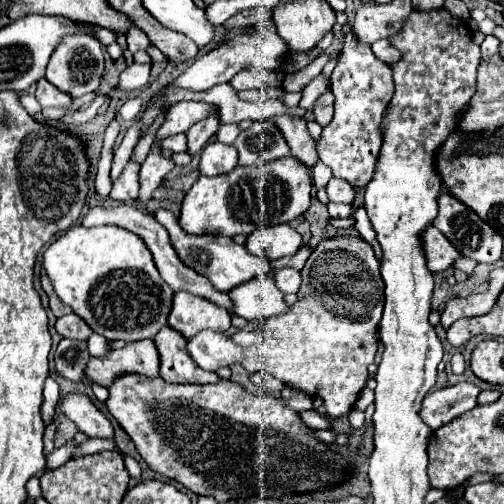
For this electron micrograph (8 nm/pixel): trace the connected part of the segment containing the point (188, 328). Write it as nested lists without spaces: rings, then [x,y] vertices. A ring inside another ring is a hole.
[[[174,292],[172,312],[168,324],[182,332],[186,338],[192,338],[200,330],[226,332],[230,328],[230,314],[226,308],[212,304],[202,296],[188,292]]]

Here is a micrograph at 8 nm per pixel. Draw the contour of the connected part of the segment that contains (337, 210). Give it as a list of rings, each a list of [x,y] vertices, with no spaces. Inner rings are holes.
[[[328,204],[328,212],[332,218],[348,218],[352,214],[352,206],[350,204]]]

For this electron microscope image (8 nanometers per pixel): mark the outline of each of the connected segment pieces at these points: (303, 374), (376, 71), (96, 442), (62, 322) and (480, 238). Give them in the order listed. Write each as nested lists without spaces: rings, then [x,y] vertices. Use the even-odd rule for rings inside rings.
[[[334,236],[322,240],[314,248],[300,274],[302,284],[296,304],[284,316],[274,316],[262,322],[260,344],[246,348],[240,364],[250,374],[266,370],[294,390],[320,396],[324,400],[326,416],[340,418],[354,408],[358,394],[370,376],[368,366],[374,362],[378,352],[376,328],[384,304],[384,282],[380,276],[378,260],[374,248],[362,236]]]
[[[346,30],[346,34],[346,44],[330,78],[330,88],[336,96],[334,118],[322,130],[318,140],[318,156],[326,166],[332,168],[336,178],[344,178],[354,188],[364,188],[372,180],[374,164],[382,146],[378,126],[388,100],[392,98],[394,82],[390,66],[378,60],[368,44],[358,44],[350,30]]]
[[[92,438],[88,442],[82,442],[82,446],[76,450],[74,456],[82,456],[82,454],[96,454],[96,452],[102,452],[102,450],[114,450],[114,452],[120,452],[116,442],[112,438]]]
[[[72,312],[56,320],[56,332],[62,338],[74,338],[74,340],[88,340],[92,336],[90,326],[84,320],[80,320],[80,316],[76,316]]]
[[[446,190],[438,196],[438,206],[440,206],[440,214],[434,220],[434,226],[462,252],[462,256],[468,256],[484,264],[494,264],[502,258],[502,236],[492,226],[488,226],[476,212],[472,212],[460,200],[452,198],[452,194]]]

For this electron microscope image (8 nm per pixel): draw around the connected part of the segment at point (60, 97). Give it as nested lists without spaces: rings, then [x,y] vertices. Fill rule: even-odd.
[[[46,78],[38,80],[38,88],[36,88],[36,100],[40,102],[42,108],[62,108],[66,110],[68,106],[74,104],[74,98],[56,90],[52,84],[48,84]]]

